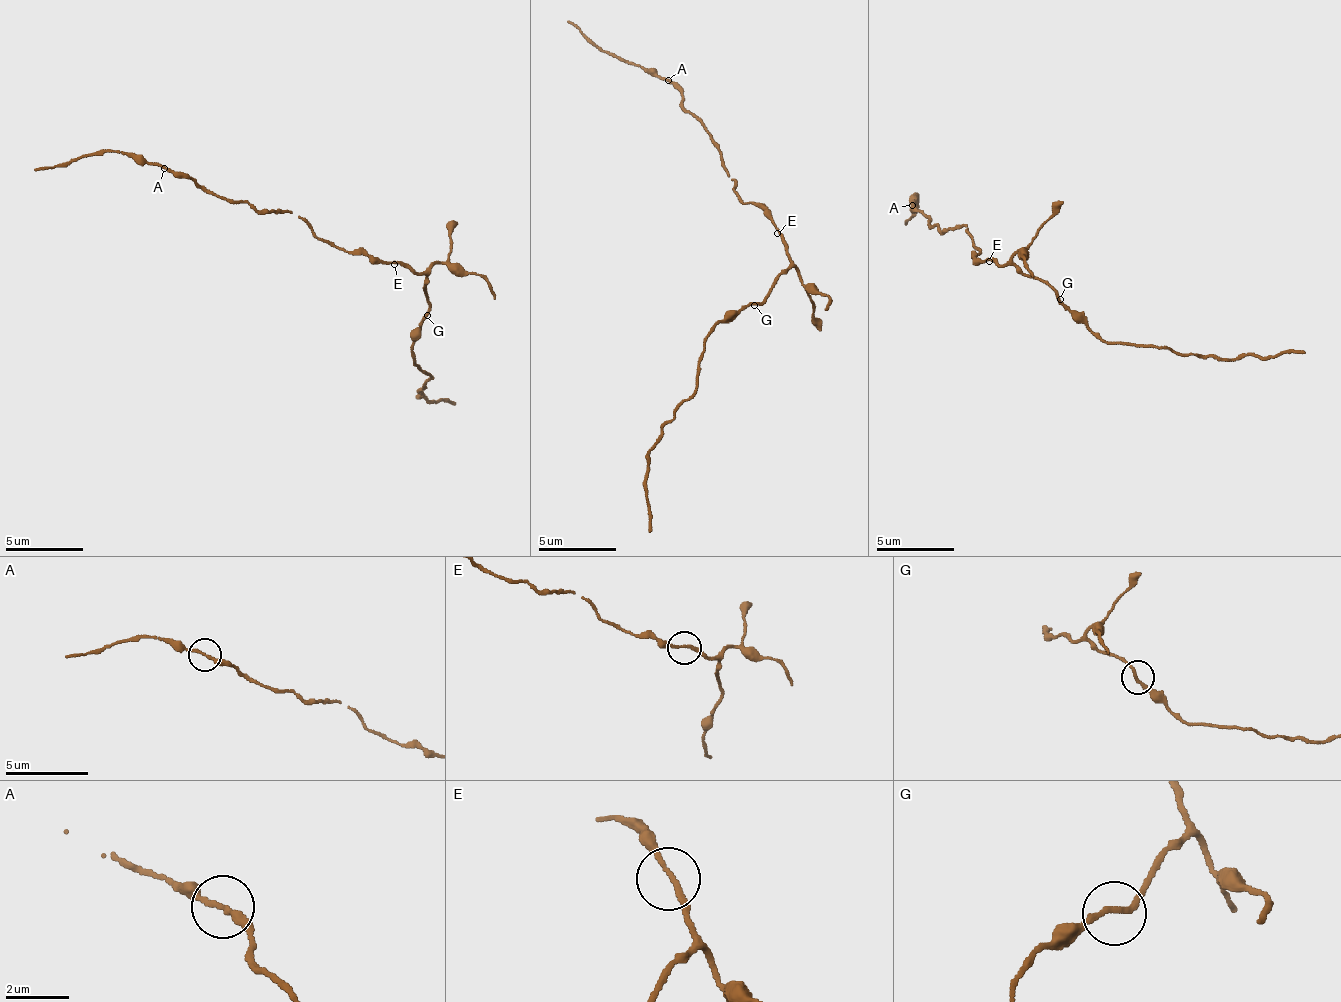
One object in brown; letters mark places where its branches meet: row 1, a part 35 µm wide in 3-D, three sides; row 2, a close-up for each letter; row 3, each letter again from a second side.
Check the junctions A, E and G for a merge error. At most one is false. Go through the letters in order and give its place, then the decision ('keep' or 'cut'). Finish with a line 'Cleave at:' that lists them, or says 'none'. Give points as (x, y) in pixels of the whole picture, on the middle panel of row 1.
A: place (668, 80); keep
E: place (777, 233); keep
G: place (754, 305); keep
Cleave at: none

